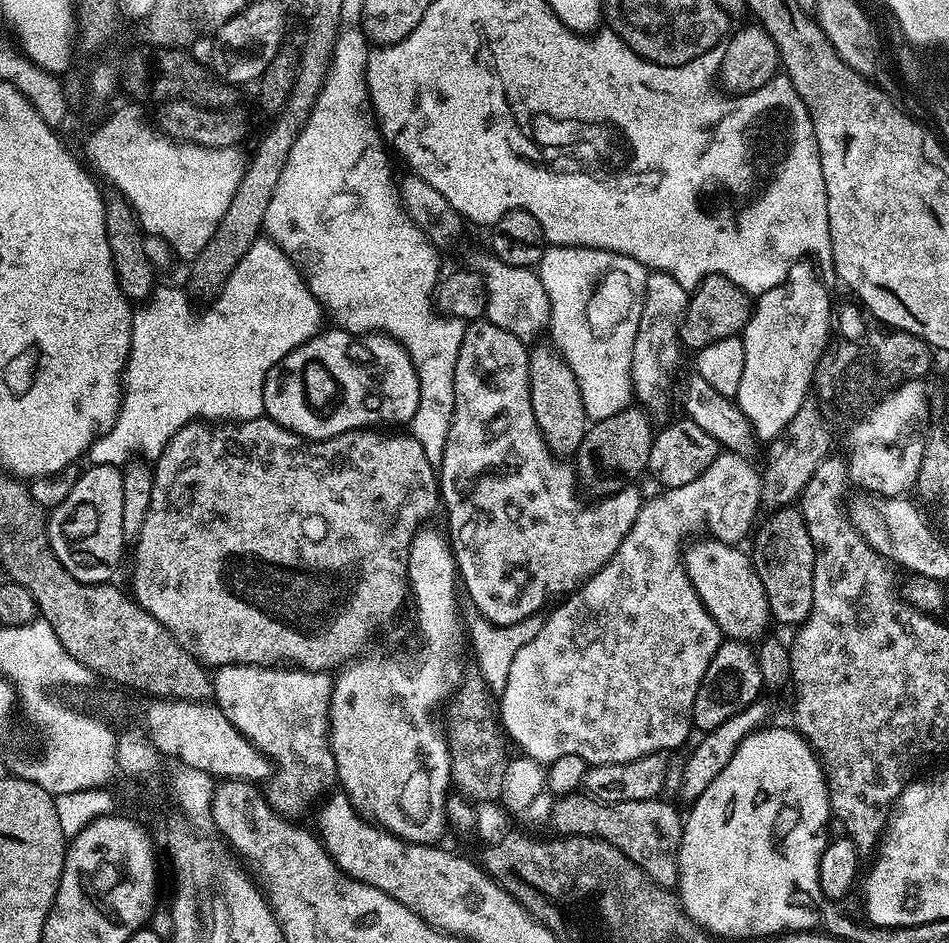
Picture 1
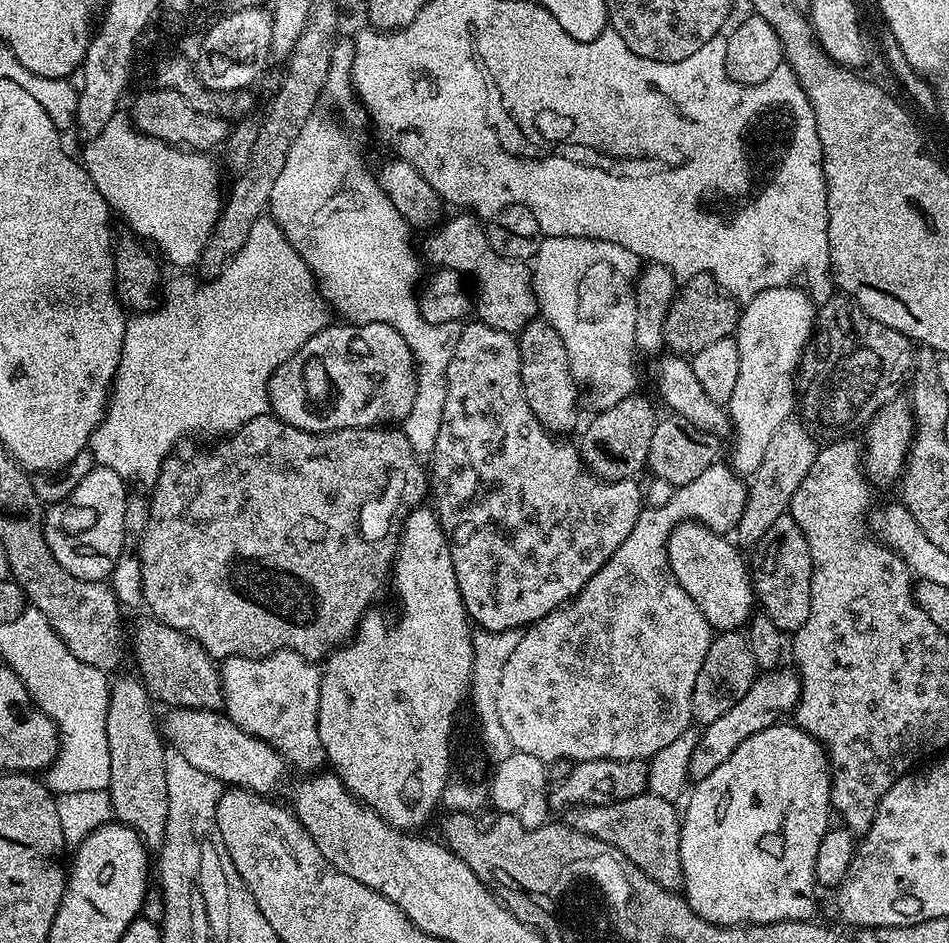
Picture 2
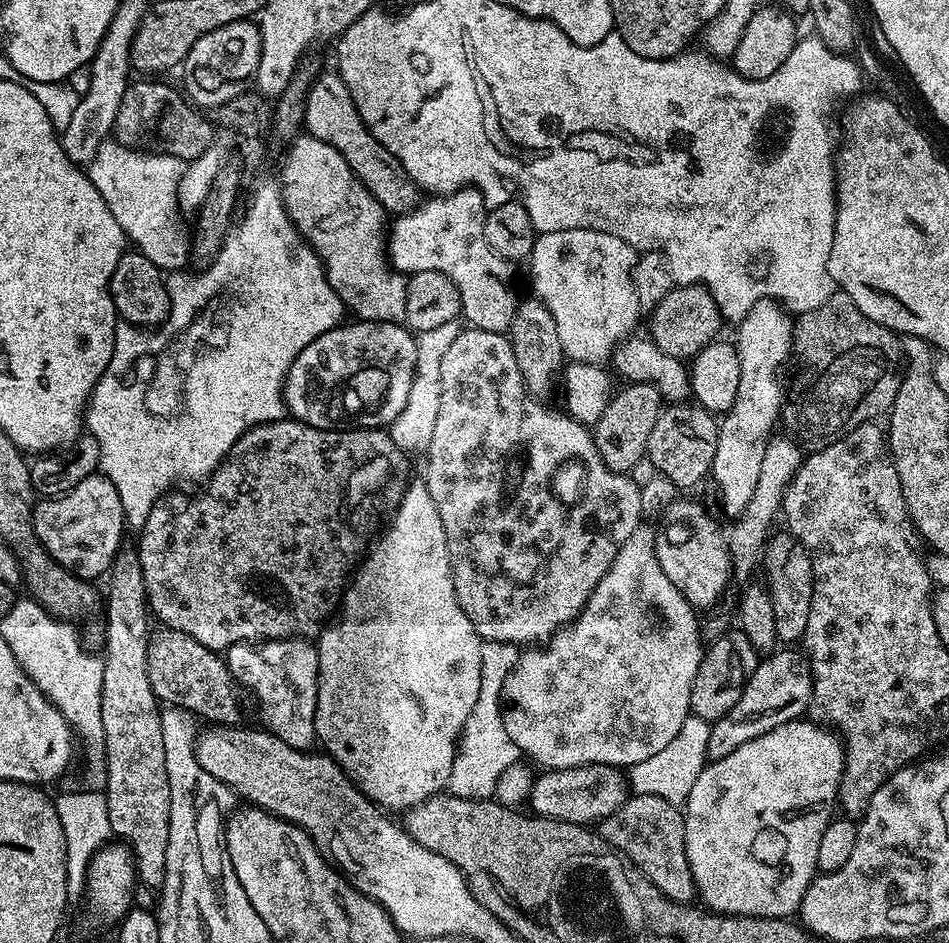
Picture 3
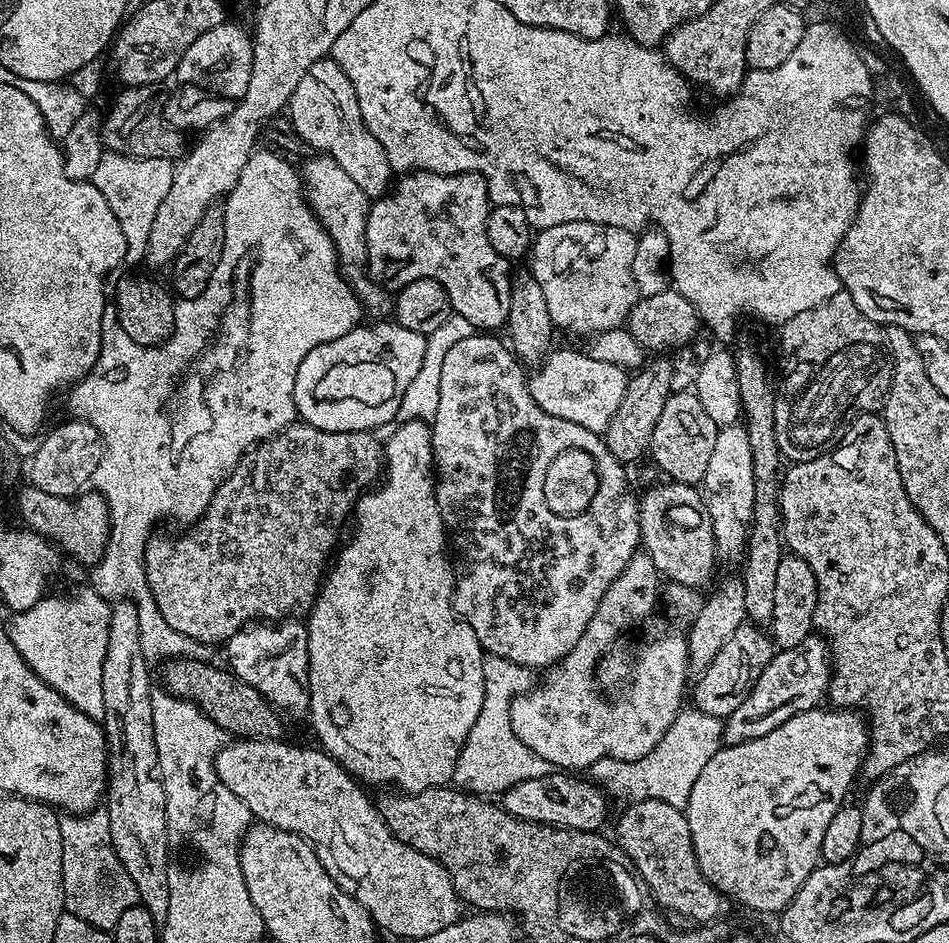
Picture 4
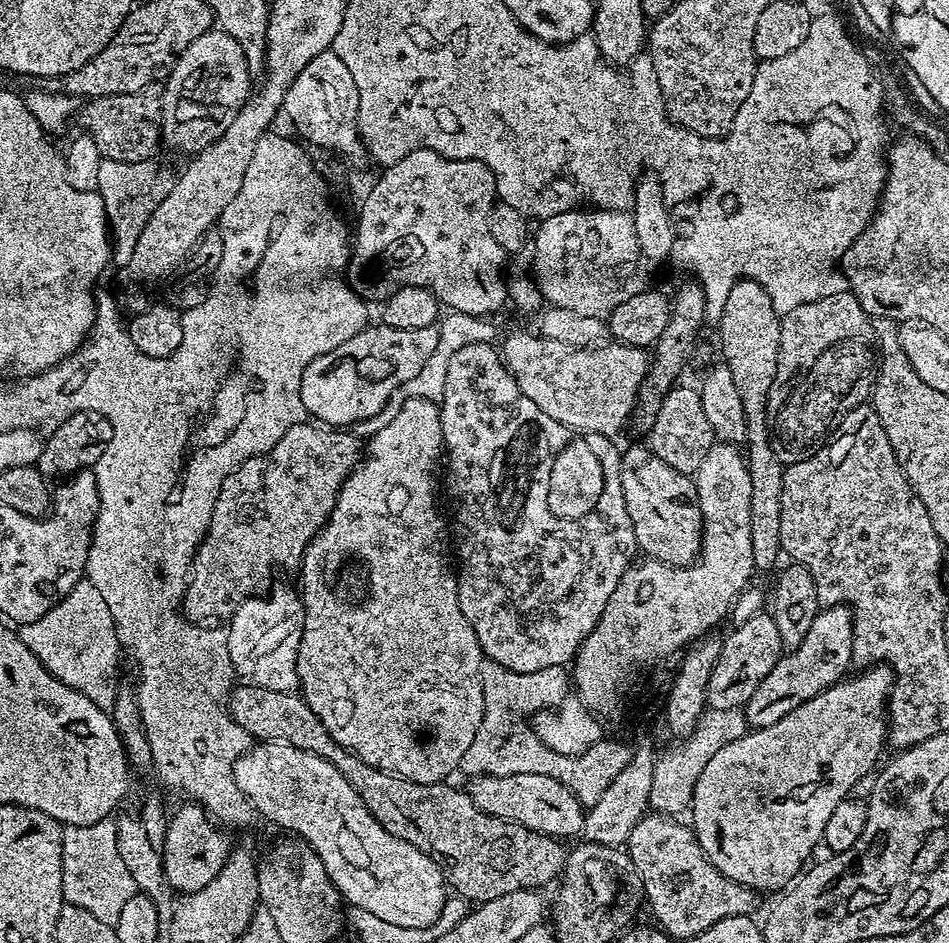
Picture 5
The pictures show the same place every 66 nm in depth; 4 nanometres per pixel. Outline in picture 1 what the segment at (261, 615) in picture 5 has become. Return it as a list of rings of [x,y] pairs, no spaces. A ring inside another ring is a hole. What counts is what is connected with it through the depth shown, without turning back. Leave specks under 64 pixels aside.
[[[227,664],[215,669],[212,676],[212,696],[222,714],[245,740],[272,761],[272,775],[266,781],[269,804],[277,814],[293,822],[312,807],[315,809],[337,783],[328,731],[333,683],[333,677],[326,672],[259,664]]]

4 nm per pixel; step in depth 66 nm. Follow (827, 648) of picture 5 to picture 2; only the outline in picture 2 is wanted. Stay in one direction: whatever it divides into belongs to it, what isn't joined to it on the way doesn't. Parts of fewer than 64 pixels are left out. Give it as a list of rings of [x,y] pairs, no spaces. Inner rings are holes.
[[[781,666],[757,675],[750,690],[738,702],[734,702],[734,706],[730,706],[730,710],[726,710],[726,714],[722,714],[718,722],[703,725],[694,746],[694,754],[690,754],[688,774],[693,781],[714,774],[714,770],[718,770],[718,766],[722,766],[722,762],[726,762],[726,758],[730,758],[730,754],[734,754],[734,750],[738,750],[738,746],[746,742],[746,738],[787,717],[784,716],[787,712],[788,715],[795,713],[796,704],[800,701],[800,677],[791,667],[788,668]]]

